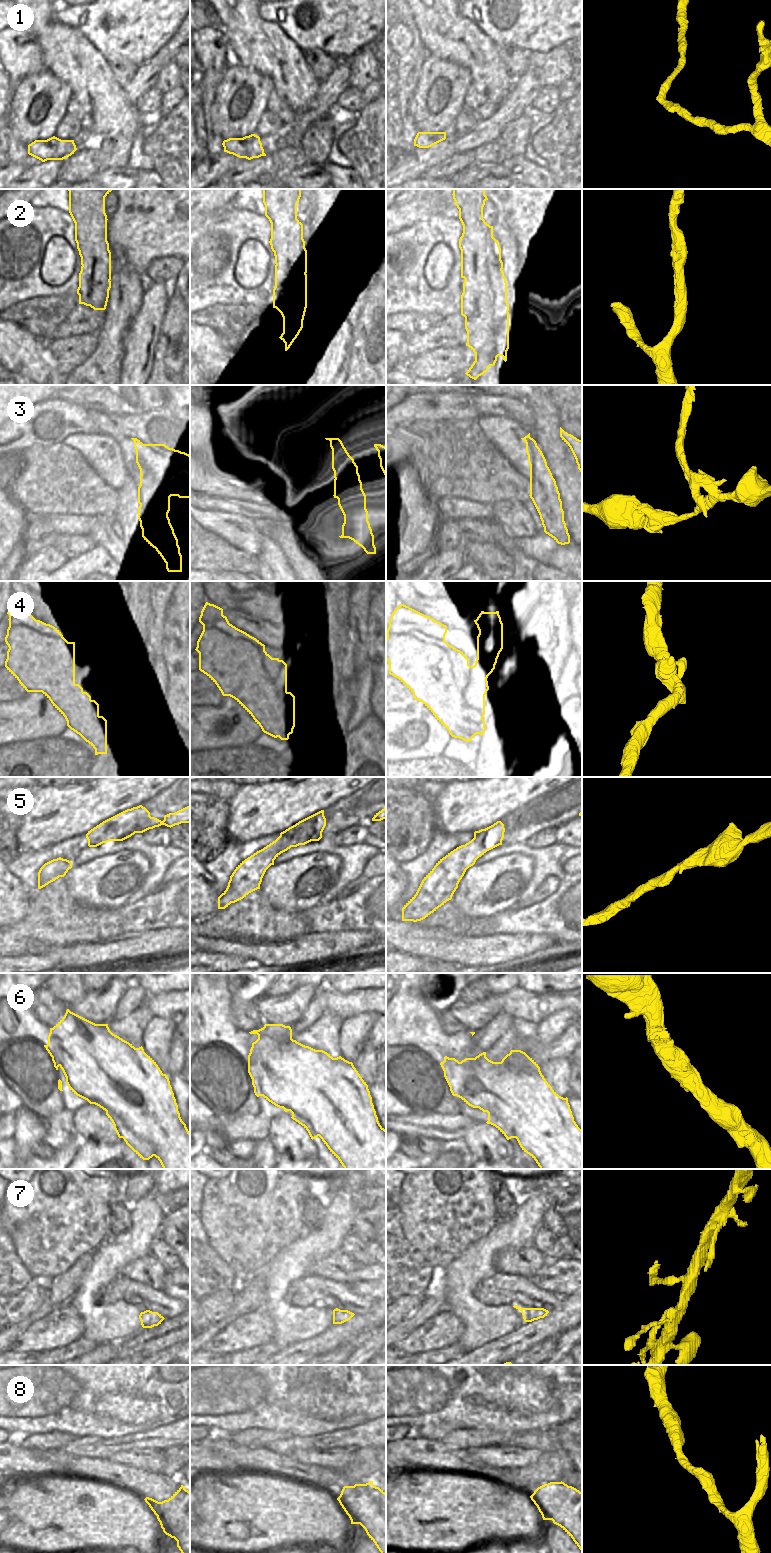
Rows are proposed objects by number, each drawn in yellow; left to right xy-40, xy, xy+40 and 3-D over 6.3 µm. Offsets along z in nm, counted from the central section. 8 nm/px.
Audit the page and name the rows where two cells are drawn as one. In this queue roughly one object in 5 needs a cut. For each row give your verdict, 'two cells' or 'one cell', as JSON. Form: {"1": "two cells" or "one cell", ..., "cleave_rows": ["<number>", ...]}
{"1": "one cell", "2": "one cell", "3": "two cells", "4": "one cell", "5": "one cell", "6": "one cell", "7": "one cell", "8": "one cell", "cleave_rows": ["3"]}

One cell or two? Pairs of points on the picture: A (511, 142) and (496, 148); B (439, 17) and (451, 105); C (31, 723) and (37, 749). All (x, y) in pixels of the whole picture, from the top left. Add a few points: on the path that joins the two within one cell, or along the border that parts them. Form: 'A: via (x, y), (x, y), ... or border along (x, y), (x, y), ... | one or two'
A: border along (498, 139), (505, 149), (506, 157) | two
B: border along (428, 55), (452, 61), (467, 69) | two
C: border along (58, 735), (14, 741), (12, 743) | two

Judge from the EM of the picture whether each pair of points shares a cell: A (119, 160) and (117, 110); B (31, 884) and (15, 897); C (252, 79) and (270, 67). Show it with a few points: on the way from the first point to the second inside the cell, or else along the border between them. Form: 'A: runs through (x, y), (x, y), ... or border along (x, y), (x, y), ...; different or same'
A: border along (104, 138), (128, 138), (131, 140); different
B: border along (10, 872), (19, 880), (23, 889), (29, 895); different
C: border along (238, 64), (267, 75), (271, 79), (274, 89); different

